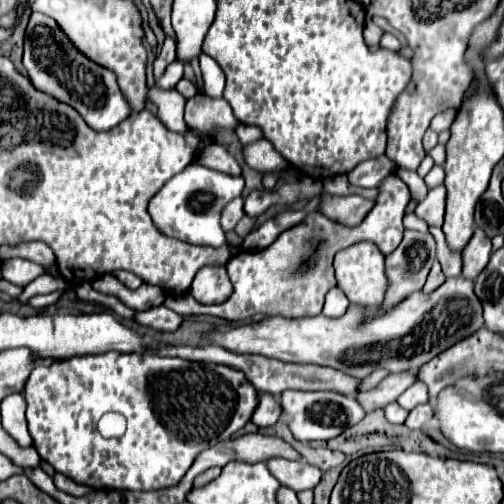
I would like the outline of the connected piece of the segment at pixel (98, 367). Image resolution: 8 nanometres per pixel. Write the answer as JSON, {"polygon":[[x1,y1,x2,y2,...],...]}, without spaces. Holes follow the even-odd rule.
{"polygon":[[108,351,36,367,24,385,24,399,28,405,26,419,34,449,58,473,94,489,154,491,178,485,200,451,210,449,240,431,252,419,252,413,260,403,260,391,242,371,228,365,198,363,152,353],[108,411,116,411,128,421,126,433,118,439,106,439,96,429,100,417]]}

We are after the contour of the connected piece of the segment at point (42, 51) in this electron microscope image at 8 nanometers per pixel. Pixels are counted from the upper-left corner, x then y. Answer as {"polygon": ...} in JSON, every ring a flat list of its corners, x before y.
{"polygon":[[44,13,30,15,24,41,24,67,34,87,74,107,94,131,110,131,132,113,128,99,118,87,116,73,80,53,58,23]]}

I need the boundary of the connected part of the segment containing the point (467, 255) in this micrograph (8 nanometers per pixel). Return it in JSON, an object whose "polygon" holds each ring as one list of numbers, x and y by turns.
{"polygon":[[474,231,474,239,470,239,470,243,466,245,466,251,462,253,462,275,470,281,474,281,488,265,492,257,492,241,484,235,484,231]]}

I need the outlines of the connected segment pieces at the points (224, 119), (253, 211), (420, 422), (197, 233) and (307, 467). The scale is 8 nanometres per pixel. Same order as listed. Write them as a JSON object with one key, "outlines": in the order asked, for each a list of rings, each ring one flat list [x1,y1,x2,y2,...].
{"outlines":[[[206,95,188,99,184,119,192,131,198,131,206,137,214,137,220,129,236,129,240,125,224,99,212,99]],[[252,191,252,193,246,197,244,211,246,211,246,215,250,215,250,217,258,217,258,215,262,215,272,203,276,203,276,193,270,193,270,191]],[[428,403,426,405,416,405,410,411,410,415,408,415,408,419,406,419,404,425,408,429,424,429,430,419,432,419,432,407]],[[192,163,186,167,186,171,174,175,160,193,154,195,150,201,150,215,160,227,164,235,176,237,180,241,188,241,192,245,210,245,210,247,222,247,226,245,226,235,220,227,220,215,222,209,244,191,244,179,226,175,214,169,208,169,200,163]],[[276,457,276,459,268,459,266,463,270,465,270,473,278,477,278,481,284,487,290,487,294,491,314,489,322,479,322,471,306,461,290,461]]]}

